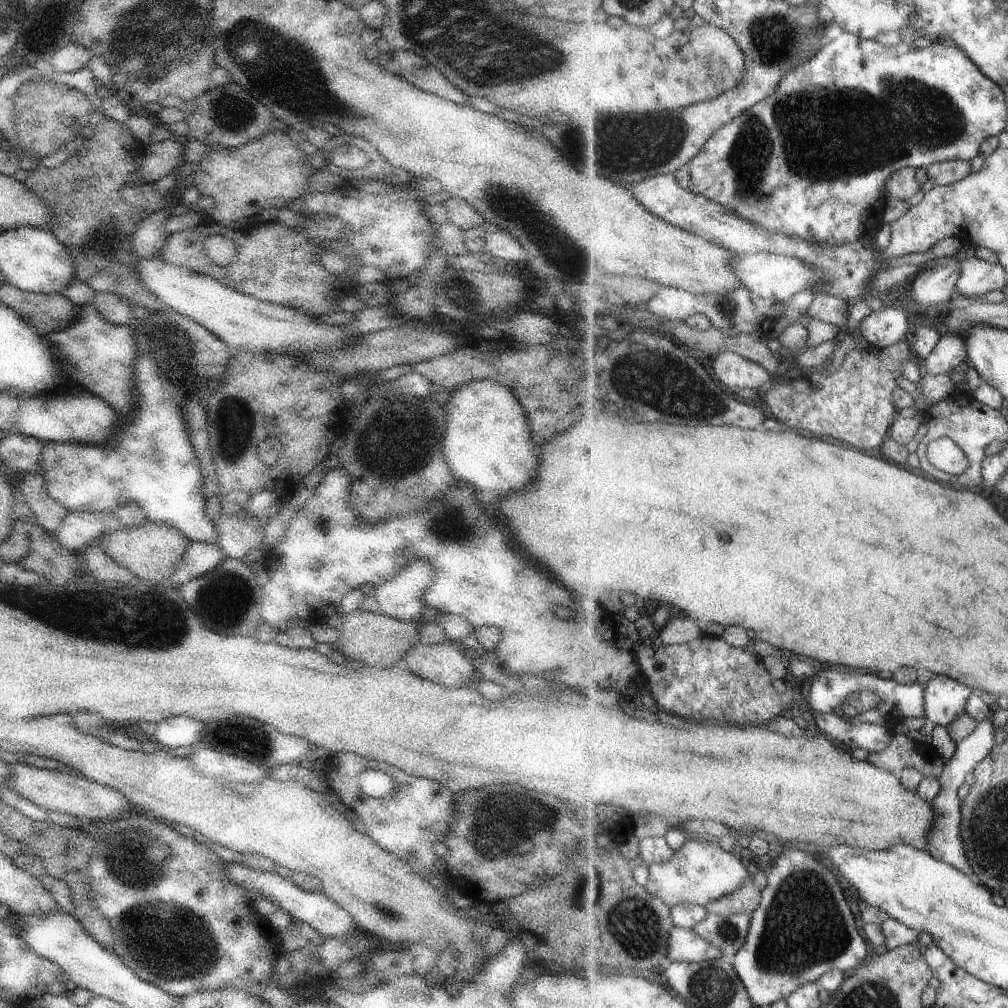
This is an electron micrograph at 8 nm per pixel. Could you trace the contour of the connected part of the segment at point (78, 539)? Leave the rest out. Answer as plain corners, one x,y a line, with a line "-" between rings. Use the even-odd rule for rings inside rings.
68,511
55,538
61,547
80,554
92,542
99,541
103,534
119,530
121,527
117,517
111,513

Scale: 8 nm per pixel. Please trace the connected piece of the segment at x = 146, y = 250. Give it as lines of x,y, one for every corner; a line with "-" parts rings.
157,211
143,219
133,235
133,250
137,259
159,256
167,242
169,233
165,230
165,211

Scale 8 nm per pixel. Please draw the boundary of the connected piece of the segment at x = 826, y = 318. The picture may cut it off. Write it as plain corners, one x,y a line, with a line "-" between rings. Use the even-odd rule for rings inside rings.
819,293
809,306
807,314
813,319
817,319
835,326
850,325
848,312
851,306
850,301
834,297
825,293

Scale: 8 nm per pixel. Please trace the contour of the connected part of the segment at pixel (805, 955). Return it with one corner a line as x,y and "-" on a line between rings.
801,848
783,850
770,868
759,908
752,914
745,944
731,959
754,1006
771,1006
781,999
785,1000
798,988
817,982
834,969
852,973
865,962
865,958
868,958
867,944
857,930
853,910
849,908
837,876
827,868
827,864
819,862
813,854

